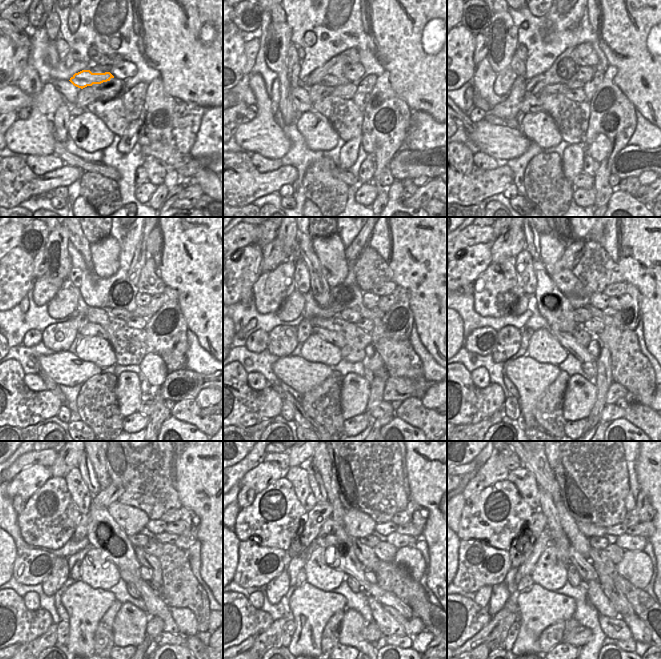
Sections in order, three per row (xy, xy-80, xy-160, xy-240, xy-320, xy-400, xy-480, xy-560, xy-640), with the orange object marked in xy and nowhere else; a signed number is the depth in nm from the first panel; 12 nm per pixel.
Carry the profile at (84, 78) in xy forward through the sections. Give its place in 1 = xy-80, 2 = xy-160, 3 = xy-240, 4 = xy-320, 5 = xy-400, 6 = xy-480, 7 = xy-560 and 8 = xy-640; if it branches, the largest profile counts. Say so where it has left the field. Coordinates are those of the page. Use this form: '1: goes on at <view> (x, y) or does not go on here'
1: goes on at xy-80 (332, 81)
2: goes on at xy-160 (577, 84)
3: goes on at xy-240 (143, 311)
4: goes on at xy-320 (379, 313)
5: goes on at xy-400 (608, 311)
6: goes on at xy-480 (166, 538)
7: goes on at xy-560 (398, 540)
8: goes on at xy-640 (625, 541)

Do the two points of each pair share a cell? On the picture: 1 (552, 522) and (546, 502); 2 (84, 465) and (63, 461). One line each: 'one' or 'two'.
1: one
2: two

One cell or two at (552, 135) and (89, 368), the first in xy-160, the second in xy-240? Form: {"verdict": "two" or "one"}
{"verdict": "two"}

